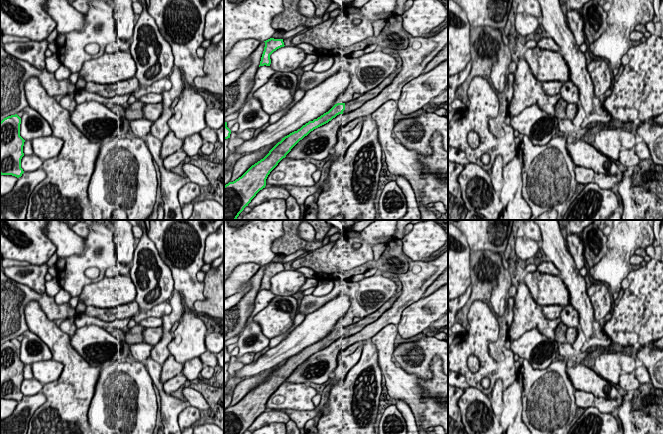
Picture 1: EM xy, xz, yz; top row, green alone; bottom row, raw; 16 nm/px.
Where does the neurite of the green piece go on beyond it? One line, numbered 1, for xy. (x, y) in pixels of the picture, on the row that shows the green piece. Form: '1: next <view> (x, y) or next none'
1: next none

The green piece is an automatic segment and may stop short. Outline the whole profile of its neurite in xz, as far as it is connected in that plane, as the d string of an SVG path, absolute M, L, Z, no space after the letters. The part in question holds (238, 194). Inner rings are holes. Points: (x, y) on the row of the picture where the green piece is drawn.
M393 72L377 87L347 103L337 103L328 112L309 121L297 131L282 138L269 153L252 165L241 177L224 186L224 220L236 220L256 194L265 188L266 179L291 149L314 129L328 123L339 114L347 114L376 97L387 87L399 72Z

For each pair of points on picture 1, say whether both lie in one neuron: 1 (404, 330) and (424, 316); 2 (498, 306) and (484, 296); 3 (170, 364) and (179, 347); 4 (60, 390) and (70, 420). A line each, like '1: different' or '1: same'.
1: same
2: different
3: different
4: same

